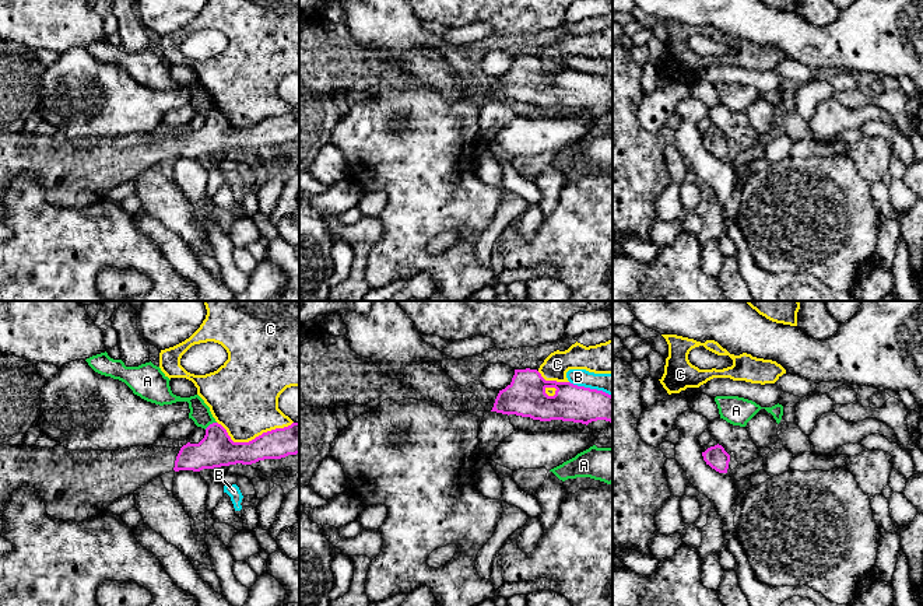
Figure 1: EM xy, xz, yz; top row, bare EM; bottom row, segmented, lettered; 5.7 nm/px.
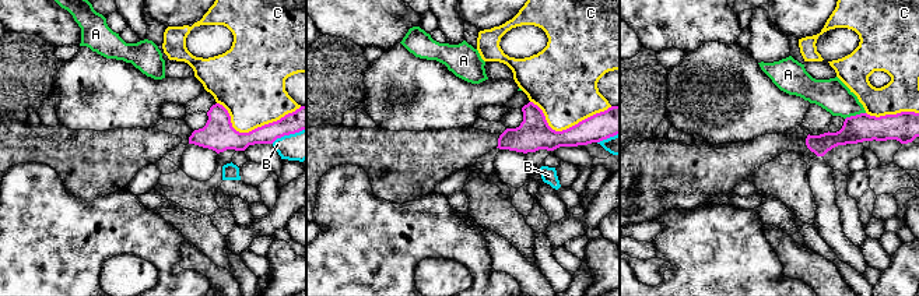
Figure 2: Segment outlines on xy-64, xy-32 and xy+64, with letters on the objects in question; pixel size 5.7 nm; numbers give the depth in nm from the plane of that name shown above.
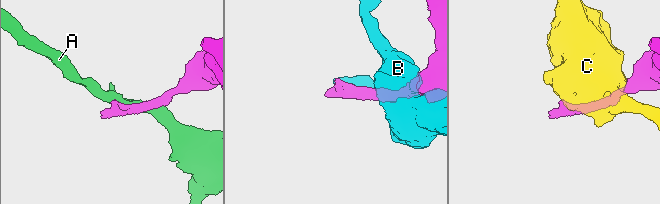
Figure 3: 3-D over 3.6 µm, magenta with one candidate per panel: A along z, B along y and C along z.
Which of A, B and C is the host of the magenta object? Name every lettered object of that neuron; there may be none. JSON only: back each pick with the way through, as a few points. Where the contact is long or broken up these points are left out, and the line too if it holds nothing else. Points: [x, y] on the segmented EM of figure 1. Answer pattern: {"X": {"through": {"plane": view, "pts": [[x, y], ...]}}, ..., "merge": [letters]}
{"merge": []}

